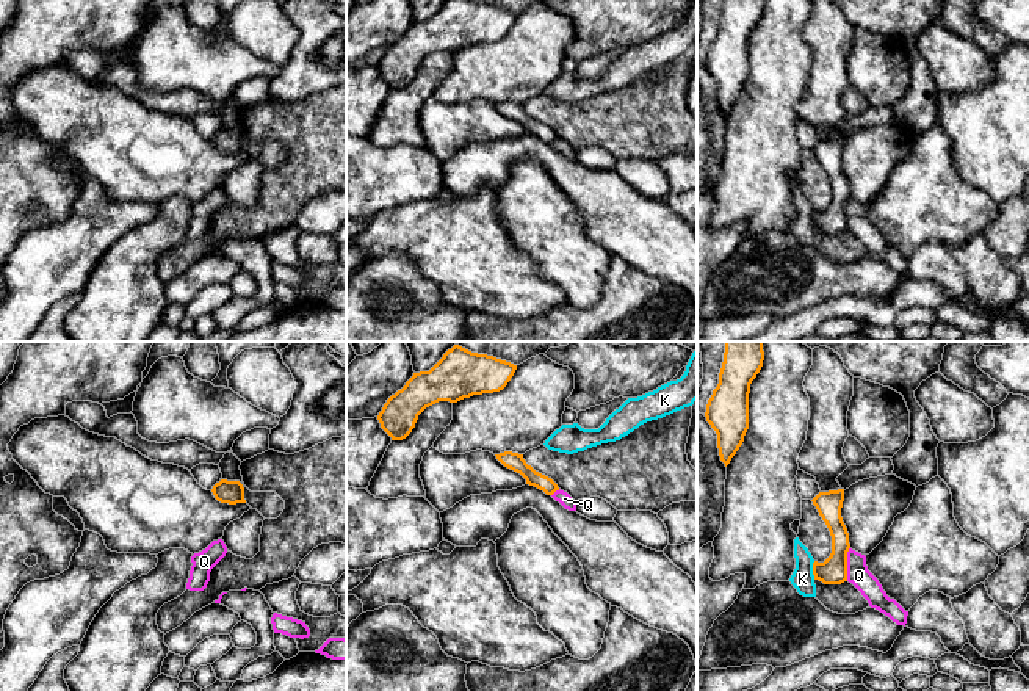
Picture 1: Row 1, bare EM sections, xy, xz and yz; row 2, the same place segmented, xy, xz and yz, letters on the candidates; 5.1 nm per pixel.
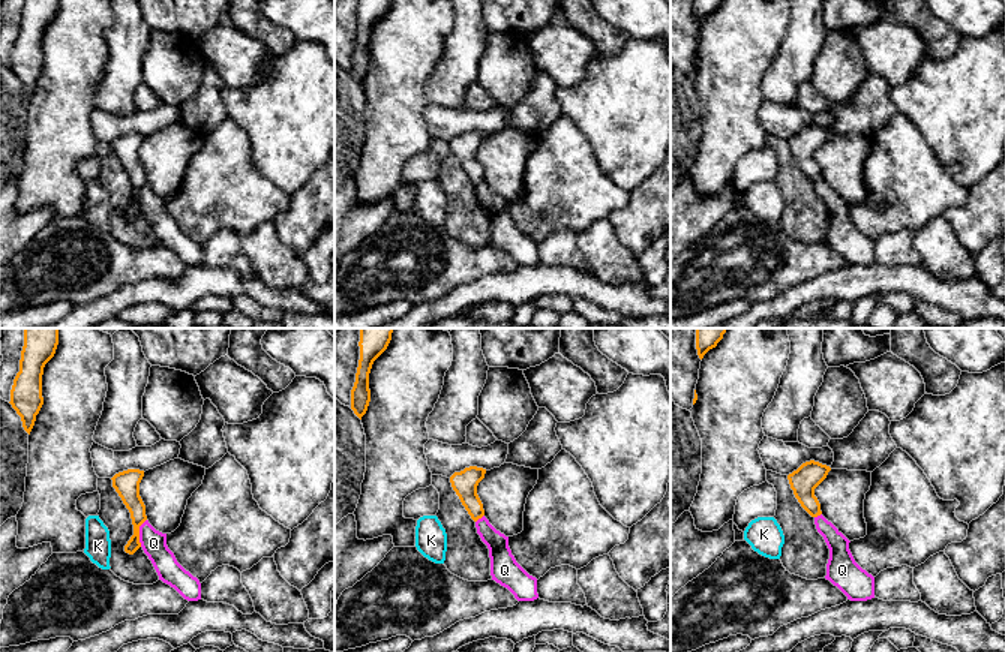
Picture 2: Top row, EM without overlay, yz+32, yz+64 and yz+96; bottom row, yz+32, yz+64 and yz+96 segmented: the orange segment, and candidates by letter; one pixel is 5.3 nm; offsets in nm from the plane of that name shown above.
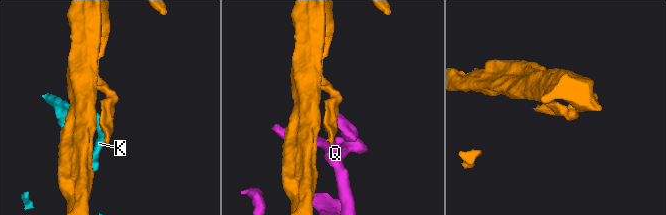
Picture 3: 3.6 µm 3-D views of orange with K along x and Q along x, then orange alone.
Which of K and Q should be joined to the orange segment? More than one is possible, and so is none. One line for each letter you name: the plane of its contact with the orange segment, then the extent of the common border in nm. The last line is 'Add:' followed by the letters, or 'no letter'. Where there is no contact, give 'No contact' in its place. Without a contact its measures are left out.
Add: no letter

